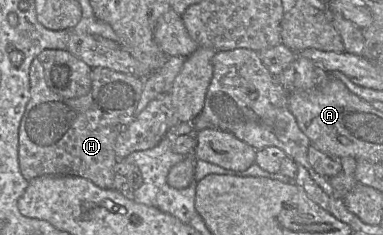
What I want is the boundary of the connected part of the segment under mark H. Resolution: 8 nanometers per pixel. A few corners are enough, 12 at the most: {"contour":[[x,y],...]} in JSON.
{"contour":[[30,67],[19,129],[27,181],[79,176],[111,188],[119,133],[144,82],[90,70],[64,98]]}

